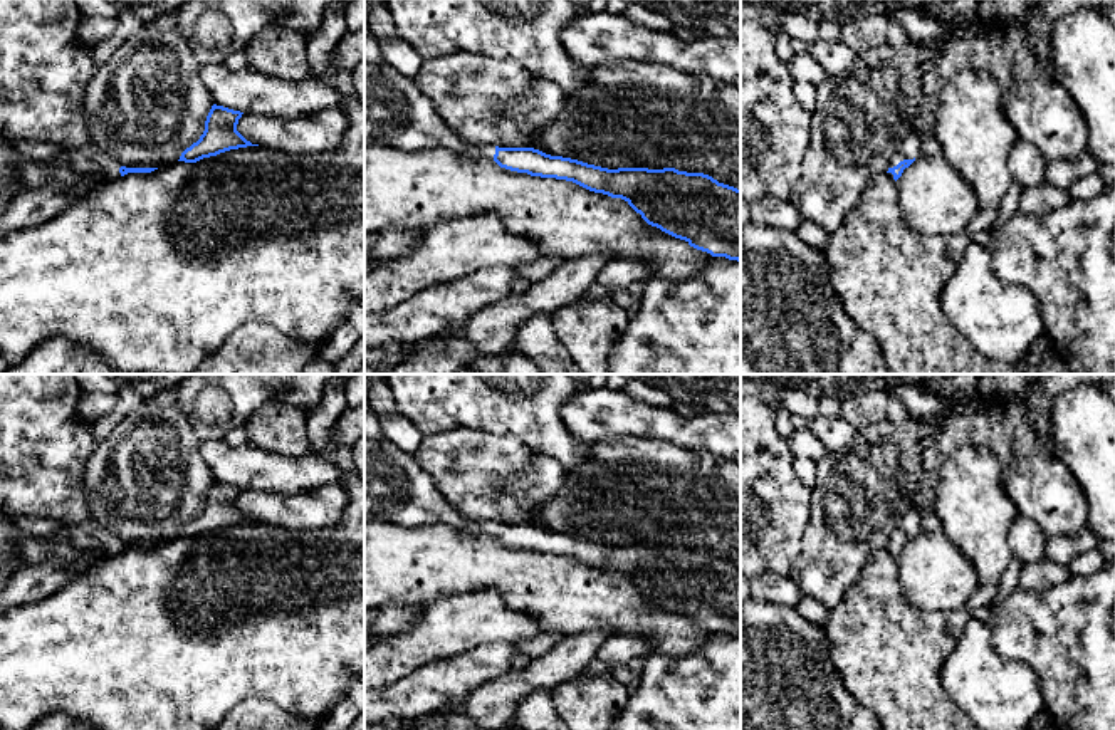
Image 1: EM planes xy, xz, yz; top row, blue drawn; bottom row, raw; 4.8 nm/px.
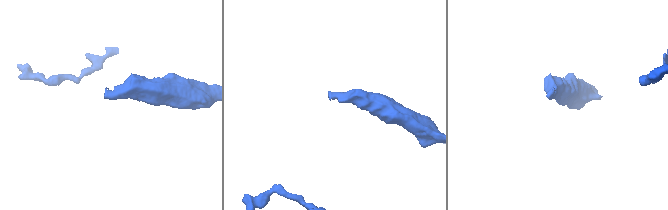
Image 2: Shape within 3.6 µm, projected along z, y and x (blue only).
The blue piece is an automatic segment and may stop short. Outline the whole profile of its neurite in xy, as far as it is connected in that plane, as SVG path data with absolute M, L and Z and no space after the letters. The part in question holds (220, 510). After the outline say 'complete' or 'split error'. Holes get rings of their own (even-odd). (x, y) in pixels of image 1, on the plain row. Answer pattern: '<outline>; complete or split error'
M213 480L207 492L203 510L181 529L178 537L196 539L203 534L217 532L230 525L259 522L247 517L237 507L242 490L243 488L240 487Z; complete

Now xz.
M385 436L378 441L364 440L364 522L369 520L408 529L443 524L463 532L495 537L510 547L573 557L589 567L625 576L648 601L685 616L697 626L741 638L741 566L719 559L709 550L675 544L608 545L571 534L551 532L534 524L467 522L445 502L433 478L420 468L415 455L400 450Z; split error

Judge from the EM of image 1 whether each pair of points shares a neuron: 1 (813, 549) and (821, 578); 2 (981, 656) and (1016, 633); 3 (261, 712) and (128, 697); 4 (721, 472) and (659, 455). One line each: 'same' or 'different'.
1: same
2: different
3: different
4: same

